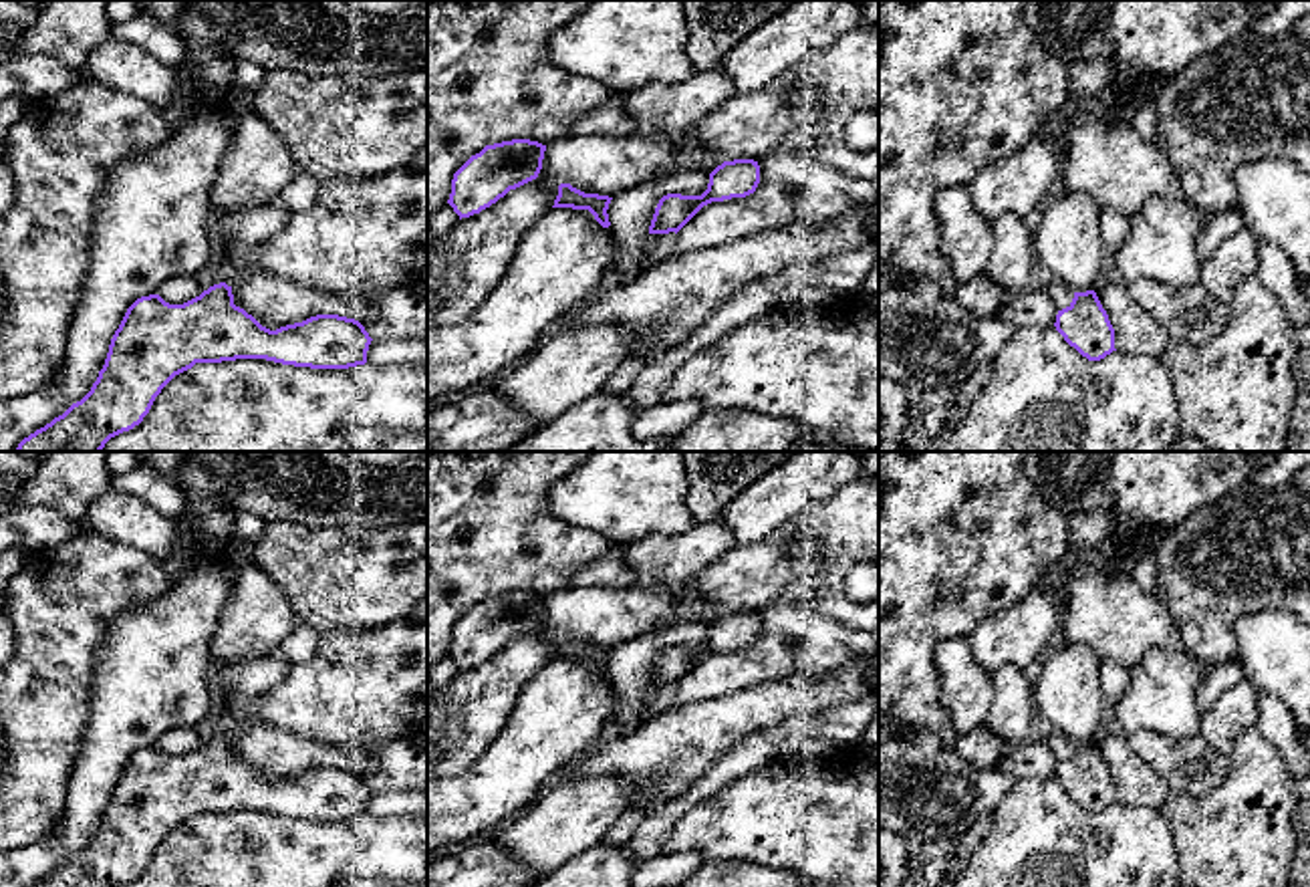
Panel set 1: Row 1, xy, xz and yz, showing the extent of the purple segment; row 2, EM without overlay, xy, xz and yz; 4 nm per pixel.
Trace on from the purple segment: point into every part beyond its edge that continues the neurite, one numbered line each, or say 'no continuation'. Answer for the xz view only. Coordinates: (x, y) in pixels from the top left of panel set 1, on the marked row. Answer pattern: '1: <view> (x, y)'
no continuation

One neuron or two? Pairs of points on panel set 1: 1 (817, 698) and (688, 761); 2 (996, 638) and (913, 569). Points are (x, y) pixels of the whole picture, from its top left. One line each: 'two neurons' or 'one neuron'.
1: one neuron
2: two neurons

